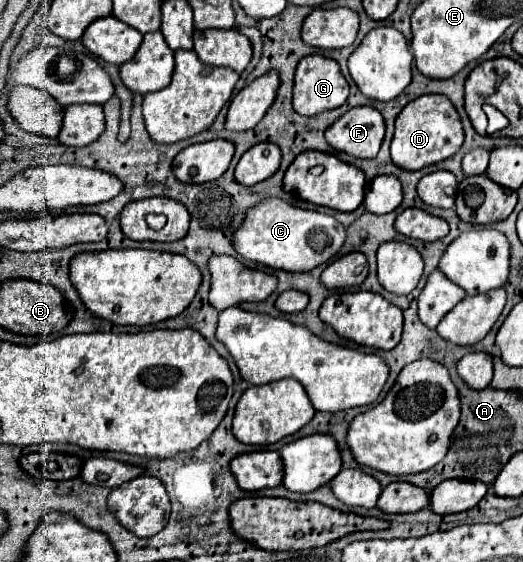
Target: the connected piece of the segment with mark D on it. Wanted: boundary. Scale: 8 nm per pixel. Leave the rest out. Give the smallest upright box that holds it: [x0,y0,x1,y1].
[392,94,464,170]

